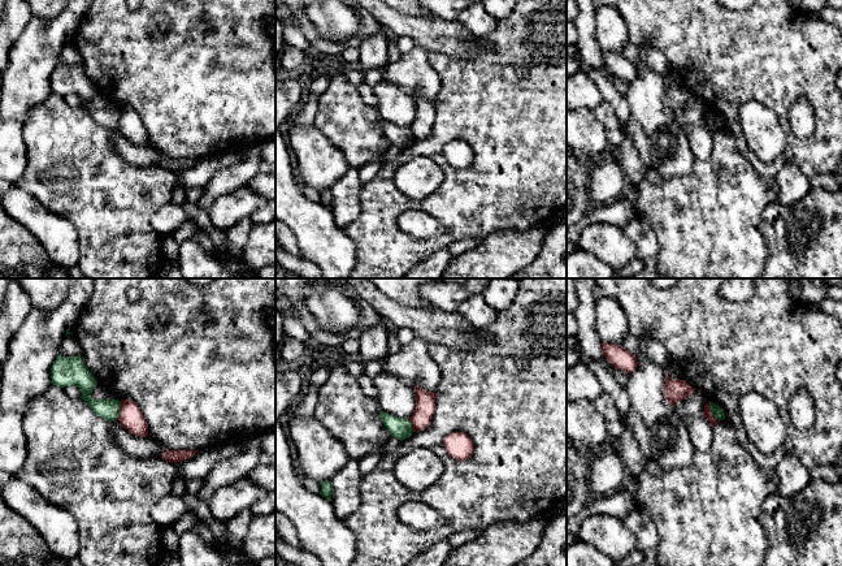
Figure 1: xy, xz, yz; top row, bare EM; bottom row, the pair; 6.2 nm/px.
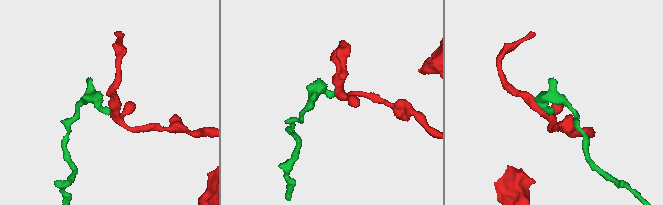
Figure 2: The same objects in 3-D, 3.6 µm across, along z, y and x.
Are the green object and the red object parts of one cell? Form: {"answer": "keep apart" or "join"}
{"answer": "keep apart"}

